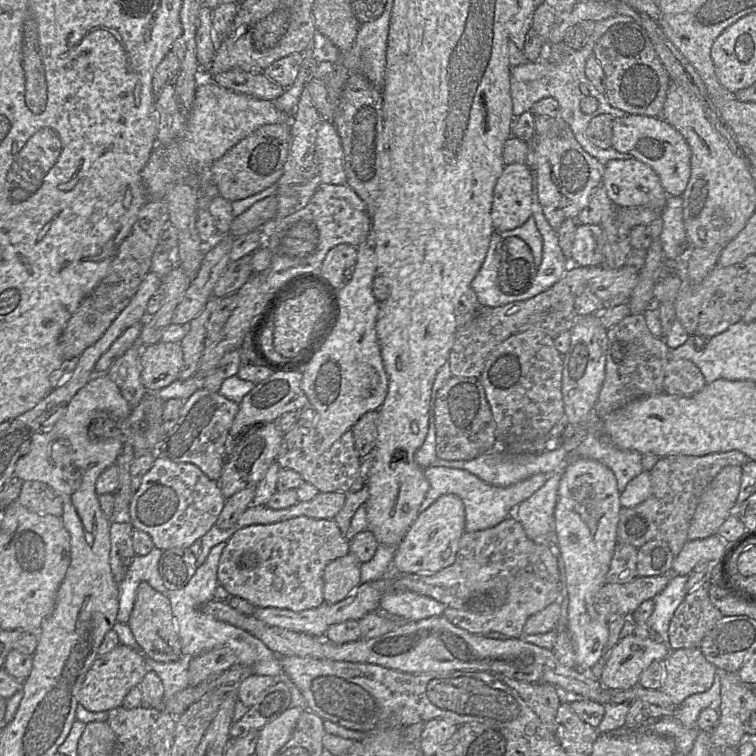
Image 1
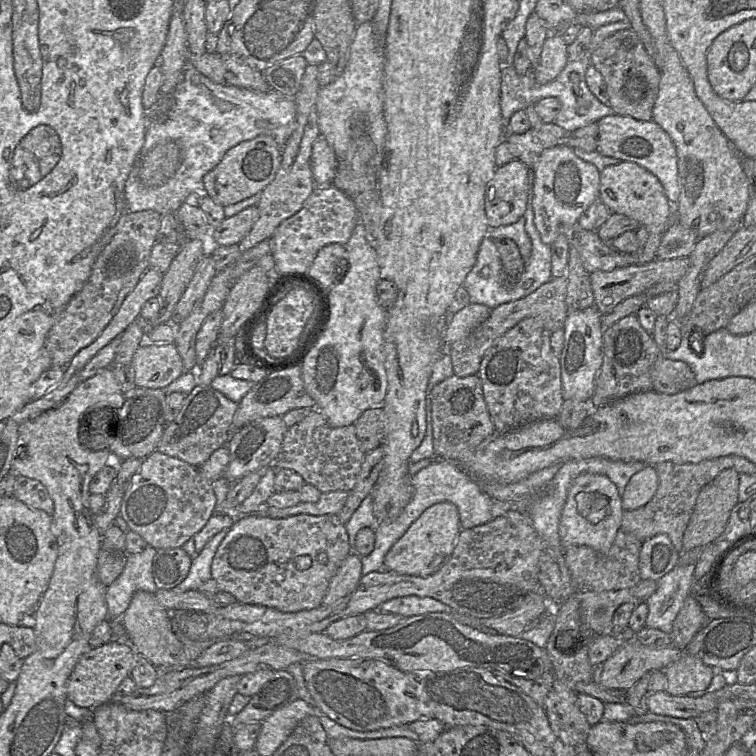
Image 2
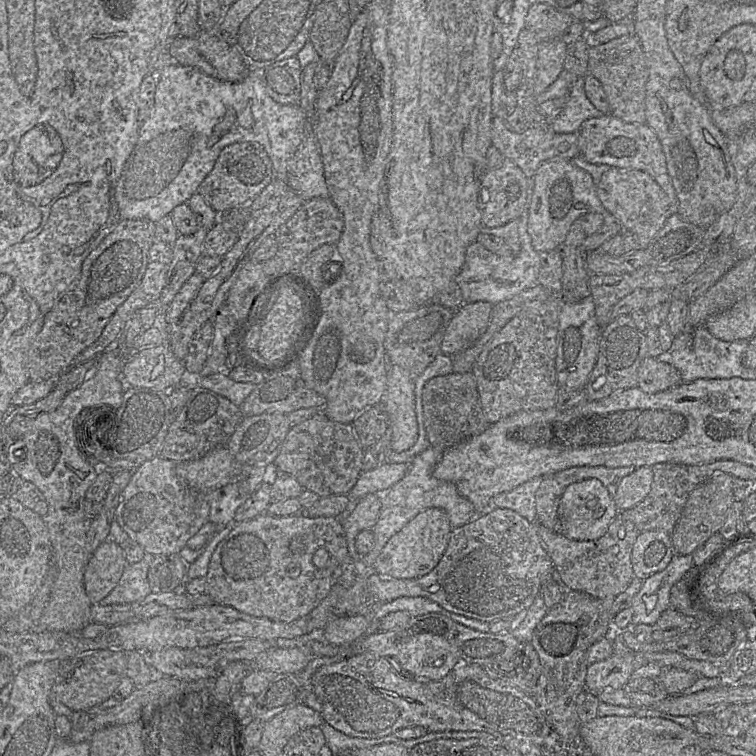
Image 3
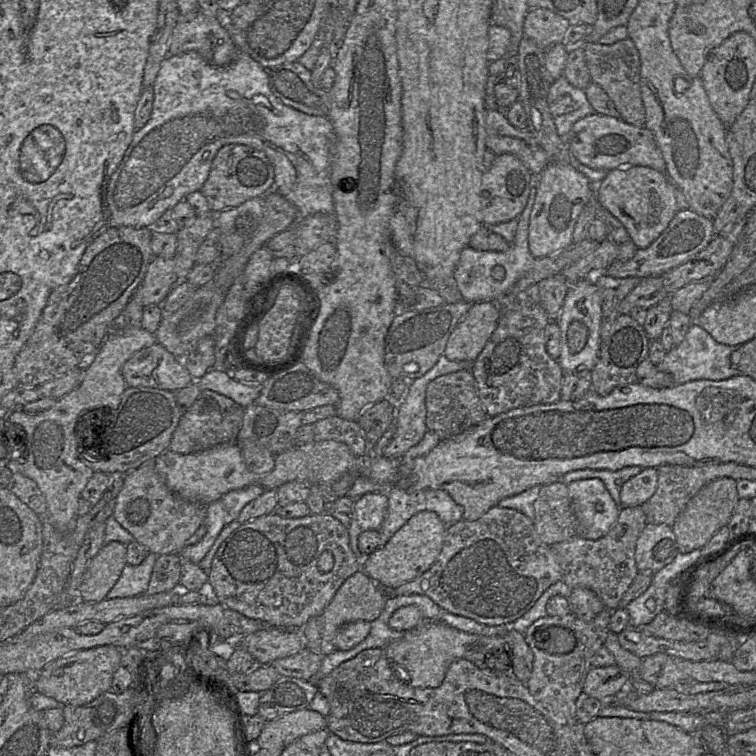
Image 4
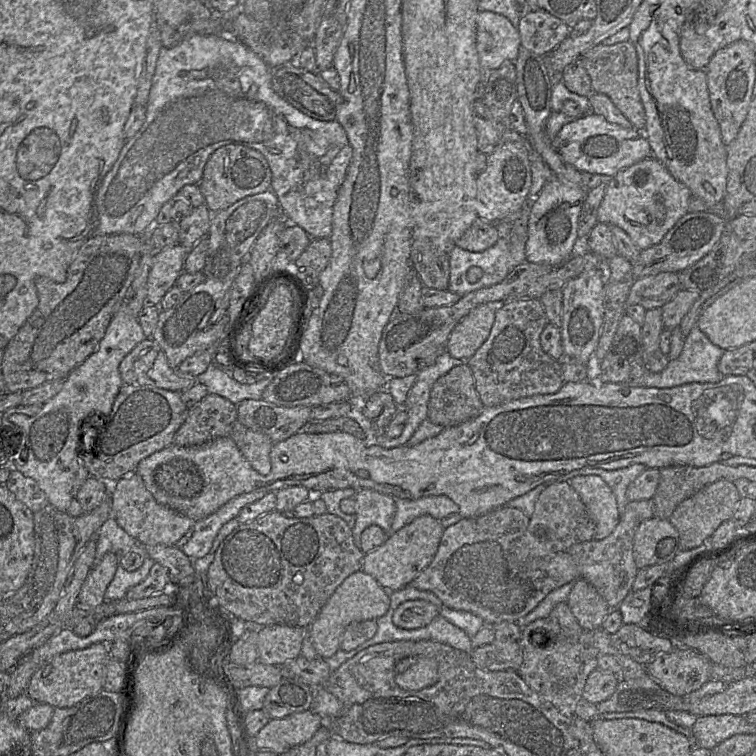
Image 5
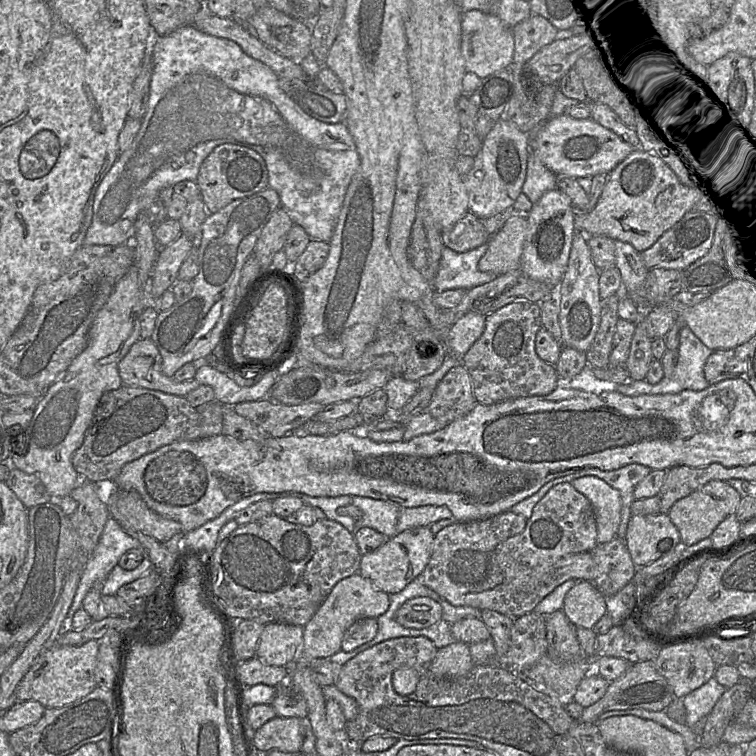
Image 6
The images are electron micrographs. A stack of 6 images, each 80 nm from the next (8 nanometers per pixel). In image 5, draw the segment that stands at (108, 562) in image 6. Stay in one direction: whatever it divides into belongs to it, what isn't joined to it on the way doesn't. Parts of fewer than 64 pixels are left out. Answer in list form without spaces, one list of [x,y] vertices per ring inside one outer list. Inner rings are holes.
[[[113,517],[103,523],[95,538],[97,542],[95,565],[102,560],[106,553],[113,552],[120,558],[138,543],[118,525]]]

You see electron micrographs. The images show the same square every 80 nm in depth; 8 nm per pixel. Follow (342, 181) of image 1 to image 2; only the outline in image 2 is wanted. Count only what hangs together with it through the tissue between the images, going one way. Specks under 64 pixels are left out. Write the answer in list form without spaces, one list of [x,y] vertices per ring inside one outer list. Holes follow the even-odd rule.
[[[319,134],[312,146],[311,170],[316,186],[329,186],[335,178],[338,167],[333,149],[325,137]]]

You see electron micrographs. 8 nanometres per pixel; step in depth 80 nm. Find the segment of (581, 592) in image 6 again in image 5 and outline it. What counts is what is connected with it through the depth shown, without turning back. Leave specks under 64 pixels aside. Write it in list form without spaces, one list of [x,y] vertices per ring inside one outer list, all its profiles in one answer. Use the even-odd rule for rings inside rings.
[[[582,578],[574,582],[566,602],[584,630],[600,629],[605,617],[611,611],[610,606],[599,592]]]

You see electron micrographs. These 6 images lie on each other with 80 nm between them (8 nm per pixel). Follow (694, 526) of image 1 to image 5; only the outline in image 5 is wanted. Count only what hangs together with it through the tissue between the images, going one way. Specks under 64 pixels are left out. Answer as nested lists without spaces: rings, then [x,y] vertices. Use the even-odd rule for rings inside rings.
[[[721,479],[681,502],[669,519],[679,533],[680,550],[691,550],[701,546],[724,521],[732,519],[740,499],[734,482]]]

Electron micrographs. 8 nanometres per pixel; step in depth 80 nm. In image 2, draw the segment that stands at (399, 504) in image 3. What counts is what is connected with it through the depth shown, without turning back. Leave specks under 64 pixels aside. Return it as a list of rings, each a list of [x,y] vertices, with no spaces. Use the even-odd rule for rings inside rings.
[[[435,458],[431,464],[418,471],[411,477],[411,484],[413,486],[413,496],[410,502],[403,509],[402,513],[390,523],[377,523],[374,527],[375,532],[375,545],[373,551],[365,557],[361,557],[362,563],[362,575],[367,575],[371,572],[378,572],[384,569],[384,559],[390,548],[405,534],[412,523],[429,507],[440,502],[453,503],[459,512],[461,529],[470,529],[476,526],[490,522],[491,520],[505,514],[511,509],[518,509],[516,504],[509,504],[508,502],[500,501],[490,497],[486,492],[482,490],[479,482],[474,480],[470,475],[462,468],[457,466],[456,460],[449,460],[446,458]]]

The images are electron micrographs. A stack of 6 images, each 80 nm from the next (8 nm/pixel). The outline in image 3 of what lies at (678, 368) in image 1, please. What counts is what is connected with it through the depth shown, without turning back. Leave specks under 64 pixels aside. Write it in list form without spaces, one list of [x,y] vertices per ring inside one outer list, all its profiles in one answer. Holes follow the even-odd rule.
[[[647,356],[638,368],[638,387],[645,393],[655,394],[682,383],[679,371],[672,365]]]

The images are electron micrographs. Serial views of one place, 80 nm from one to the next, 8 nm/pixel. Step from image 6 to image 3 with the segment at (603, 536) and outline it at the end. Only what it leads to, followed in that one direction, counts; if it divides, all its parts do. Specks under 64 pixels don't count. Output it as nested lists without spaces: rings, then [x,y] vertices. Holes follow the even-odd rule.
[[[585,479],[569,485],[559,503],[558,531],[566,538],[578,541],[597,540],[608,530],[619,510],[614,498],[598,479]]]

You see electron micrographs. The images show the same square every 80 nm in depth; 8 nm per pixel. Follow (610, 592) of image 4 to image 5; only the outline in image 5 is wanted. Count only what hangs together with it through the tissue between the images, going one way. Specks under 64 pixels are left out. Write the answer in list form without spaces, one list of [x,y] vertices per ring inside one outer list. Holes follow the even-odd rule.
[[[652,498],[629,502],[620,516],[618,525],[608,537],[575,544],[566,551],[575,560],[580,578],[589,582],[611,609],[617,608],[632,591],[632,585],[639,570],[634,561],[634,535],[641,522],[652,517],[654,517]]]

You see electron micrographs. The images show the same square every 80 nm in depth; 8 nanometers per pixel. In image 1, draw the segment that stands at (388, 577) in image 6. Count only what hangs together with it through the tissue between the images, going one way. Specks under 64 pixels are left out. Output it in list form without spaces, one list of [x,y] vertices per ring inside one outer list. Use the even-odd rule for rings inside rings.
[[[446,494],[421,512],[397,546],[392,567],[400,574],[436,573],[456,559],[459,542],[465,533],[465,507],[460,497]]]

